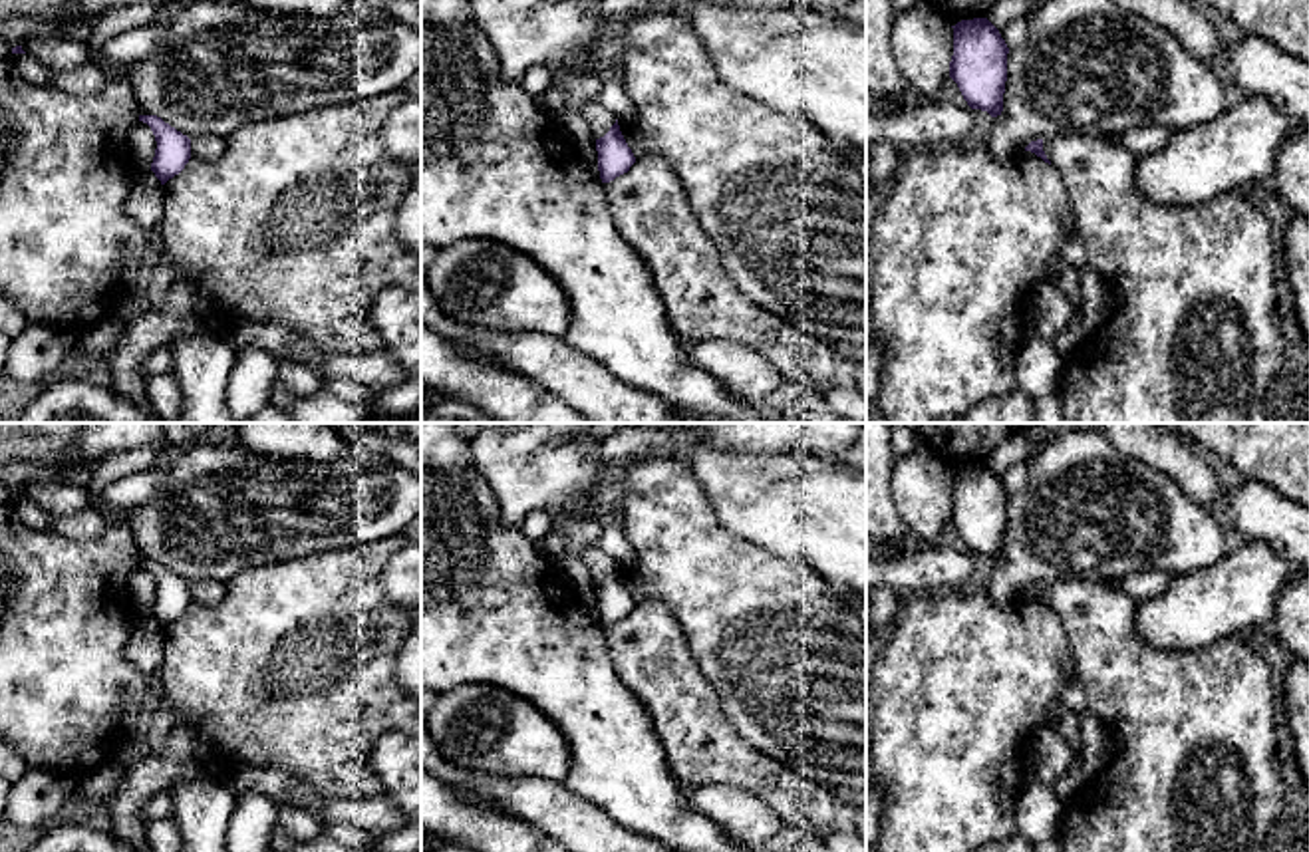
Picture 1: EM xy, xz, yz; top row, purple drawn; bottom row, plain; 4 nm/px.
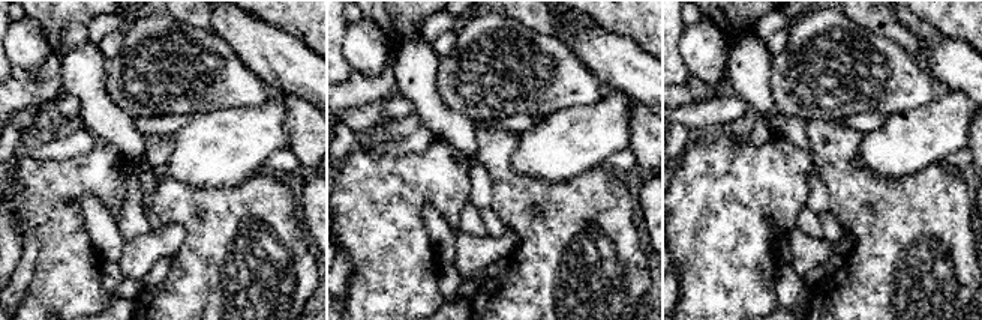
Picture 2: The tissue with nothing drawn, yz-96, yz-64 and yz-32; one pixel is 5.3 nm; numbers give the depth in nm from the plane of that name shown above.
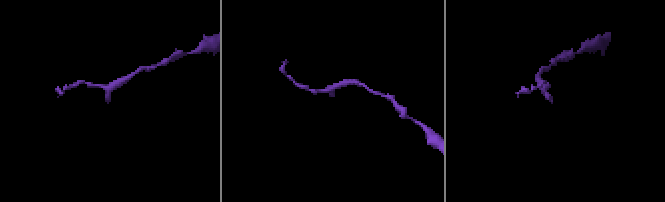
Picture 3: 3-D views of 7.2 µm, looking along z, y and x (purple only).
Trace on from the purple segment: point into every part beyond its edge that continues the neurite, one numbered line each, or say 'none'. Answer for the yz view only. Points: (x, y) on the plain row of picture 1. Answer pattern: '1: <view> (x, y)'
none

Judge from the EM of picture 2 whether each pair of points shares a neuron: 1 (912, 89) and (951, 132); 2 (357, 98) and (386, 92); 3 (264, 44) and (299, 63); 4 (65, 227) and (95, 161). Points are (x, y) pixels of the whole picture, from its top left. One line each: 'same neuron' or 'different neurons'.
1: different neurons
2: same neuron
3: same neuron
4: same neuron

